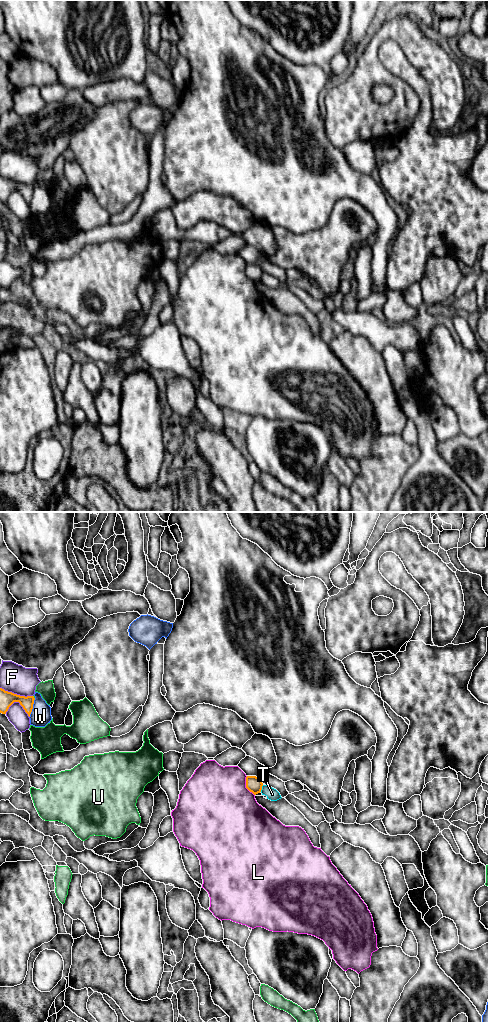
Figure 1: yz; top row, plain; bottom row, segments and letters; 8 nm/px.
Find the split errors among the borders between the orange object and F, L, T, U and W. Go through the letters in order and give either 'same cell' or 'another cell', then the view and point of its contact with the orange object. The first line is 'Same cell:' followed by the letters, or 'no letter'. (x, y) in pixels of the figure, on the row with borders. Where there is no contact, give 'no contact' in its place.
Same cell: no letter
F: another cell; meets orange in yz at (16, 694)
L: another cell; meets orange in yz at (246, 786)
T: another cell; meets orange in yz at (261, 788)
U: another cell; meets orange in yz at (33, 697)
W: another cell; meets orange in yz at (32, 708)

